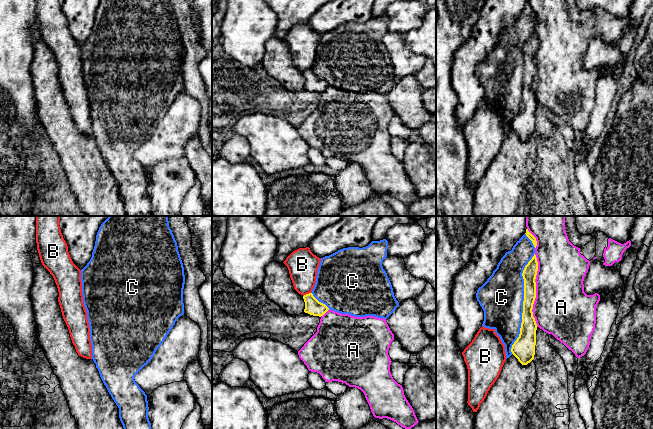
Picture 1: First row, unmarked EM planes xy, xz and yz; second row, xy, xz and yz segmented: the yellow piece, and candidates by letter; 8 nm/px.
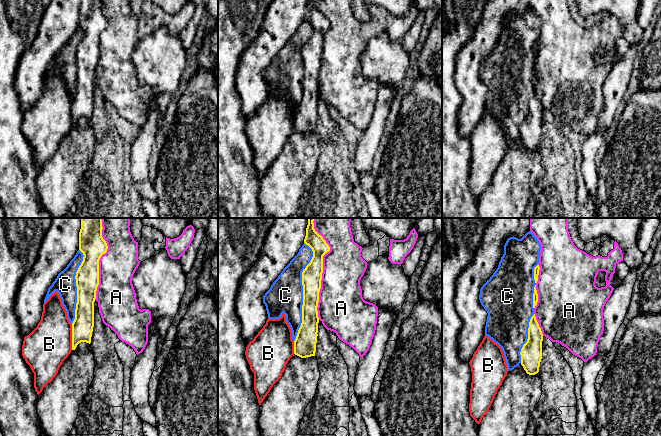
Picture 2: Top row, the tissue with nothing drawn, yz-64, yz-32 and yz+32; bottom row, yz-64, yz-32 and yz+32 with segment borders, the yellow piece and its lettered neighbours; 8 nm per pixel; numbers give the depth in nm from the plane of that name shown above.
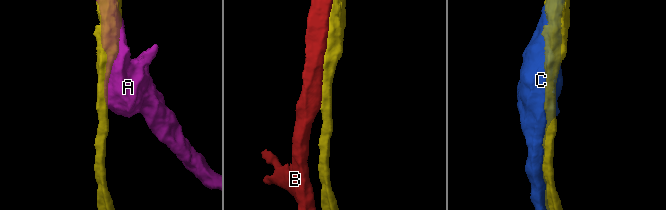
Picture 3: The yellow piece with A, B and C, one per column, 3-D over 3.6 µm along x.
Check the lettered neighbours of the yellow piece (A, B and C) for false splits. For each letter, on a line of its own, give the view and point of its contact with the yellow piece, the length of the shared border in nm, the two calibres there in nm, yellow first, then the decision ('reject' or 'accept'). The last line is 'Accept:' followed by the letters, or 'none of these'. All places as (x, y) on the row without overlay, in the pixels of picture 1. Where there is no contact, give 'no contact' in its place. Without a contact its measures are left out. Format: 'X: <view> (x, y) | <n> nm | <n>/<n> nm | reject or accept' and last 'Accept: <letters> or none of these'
A: yz (535, 66) | 600 nm | 110/440 nm | reject
B: xz (306, 70) | 70 nm | 130/240 nm | reject
C: yz (523, 79) | 850 nm | 130/360 nm | reject
Accept: none of these

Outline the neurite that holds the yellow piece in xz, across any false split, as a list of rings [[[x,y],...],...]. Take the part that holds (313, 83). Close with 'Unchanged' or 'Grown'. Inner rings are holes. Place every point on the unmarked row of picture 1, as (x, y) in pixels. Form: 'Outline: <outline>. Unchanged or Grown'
Outline: [[[312,69],[304,71],[303,75],[305,78],[305,89],[321,93],[329,86],[329,84],[325,80],[319,78]]]. Unchanged

